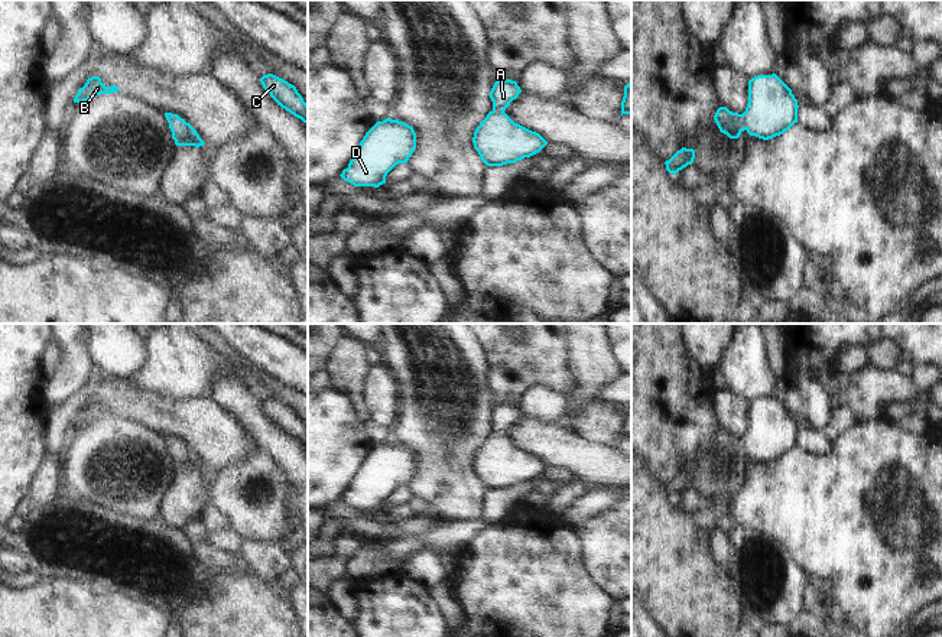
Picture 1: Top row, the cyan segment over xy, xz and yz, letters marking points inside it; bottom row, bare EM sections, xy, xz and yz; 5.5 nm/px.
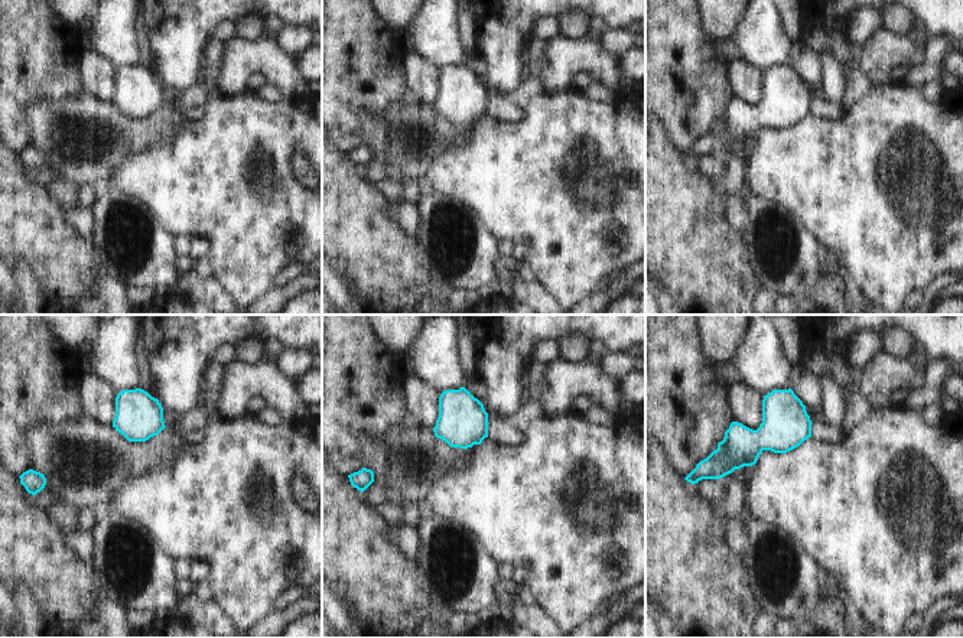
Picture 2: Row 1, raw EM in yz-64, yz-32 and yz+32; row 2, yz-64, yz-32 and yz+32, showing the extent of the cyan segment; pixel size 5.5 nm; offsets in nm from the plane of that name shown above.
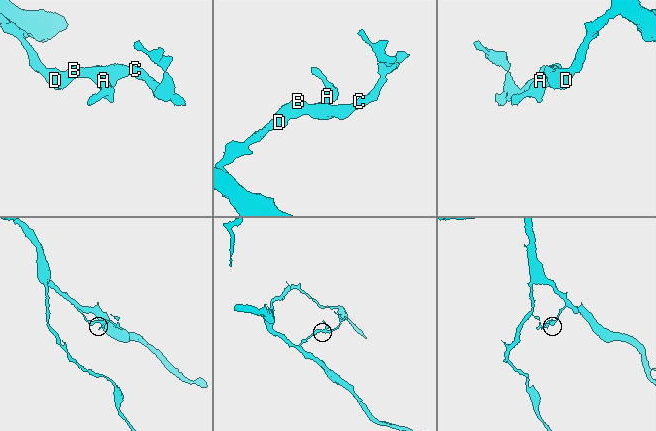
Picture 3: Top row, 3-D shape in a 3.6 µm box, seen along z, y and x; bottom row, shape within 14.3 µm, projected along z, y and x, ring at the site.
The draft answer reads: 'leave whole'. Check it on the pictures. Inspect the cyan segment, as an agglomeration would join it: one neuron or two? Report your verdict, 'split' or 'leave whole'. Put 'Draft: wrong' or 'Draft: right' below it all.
leave whole
Draft: right

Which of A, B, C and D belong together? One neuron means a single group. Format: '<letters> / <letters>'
A B C D

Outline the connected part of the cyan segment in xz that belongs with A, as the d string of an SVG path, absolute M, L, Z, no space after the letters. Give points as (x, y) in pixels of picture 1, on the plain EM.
M496 404L490 422L493 433L474 455L472 467L487 490L516 487L539 477L548 465L536 455L514 446L504 435L522 416L516 404Z

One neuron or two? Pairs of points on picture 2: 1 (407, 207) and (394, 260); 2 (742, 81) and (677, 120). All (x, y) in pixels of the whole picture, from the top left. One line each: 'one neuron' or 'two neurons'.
1: two neurons
2: two neurons

